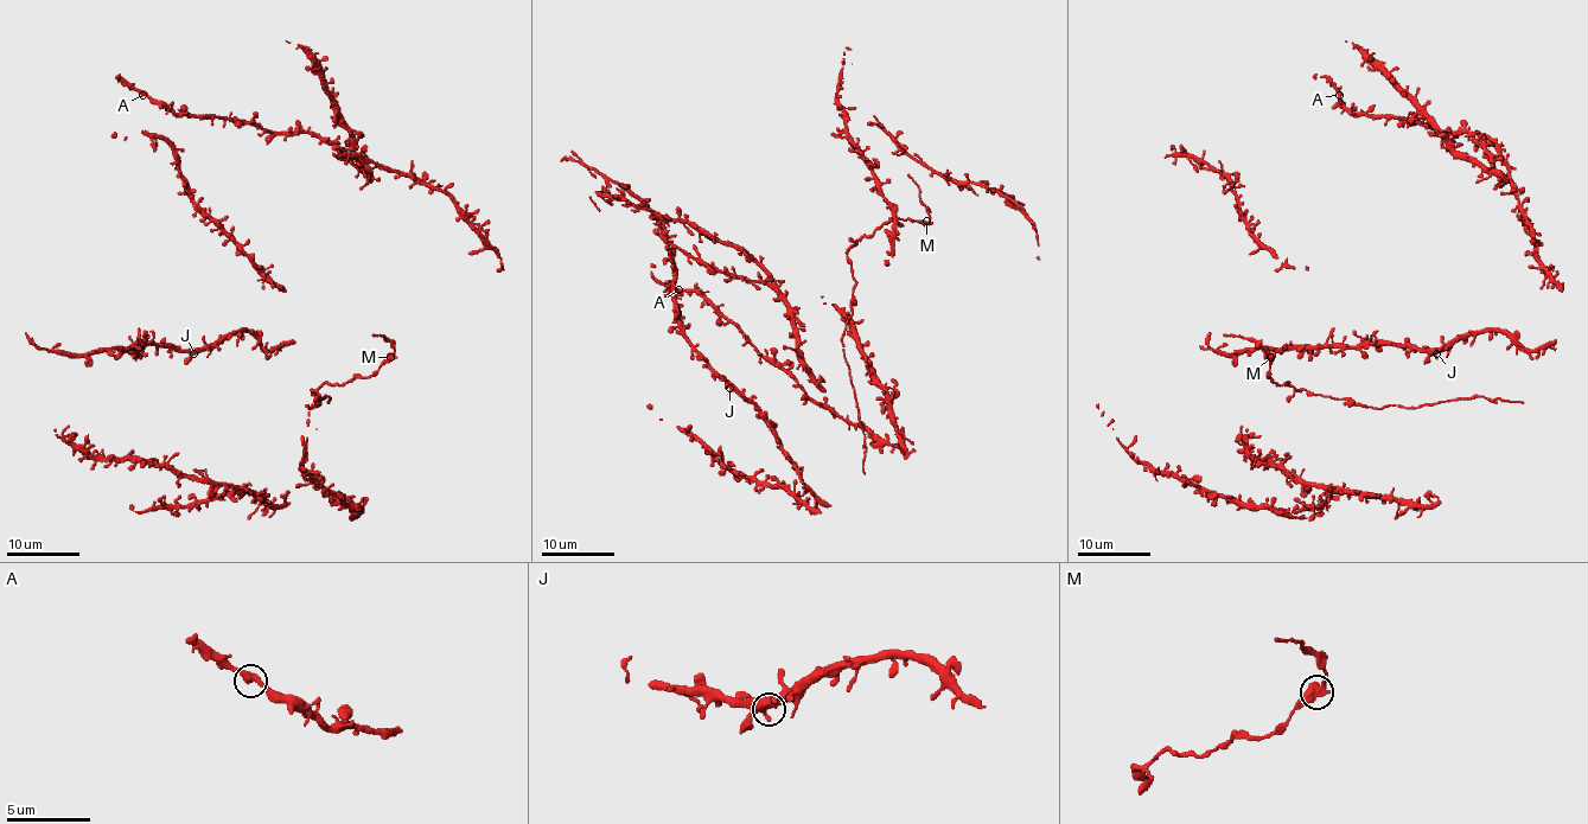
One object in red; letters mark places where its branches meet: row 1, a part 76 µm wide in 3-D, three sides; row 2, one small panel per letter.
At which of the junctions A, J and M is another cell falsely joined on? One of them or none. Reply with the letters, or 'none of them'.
M

